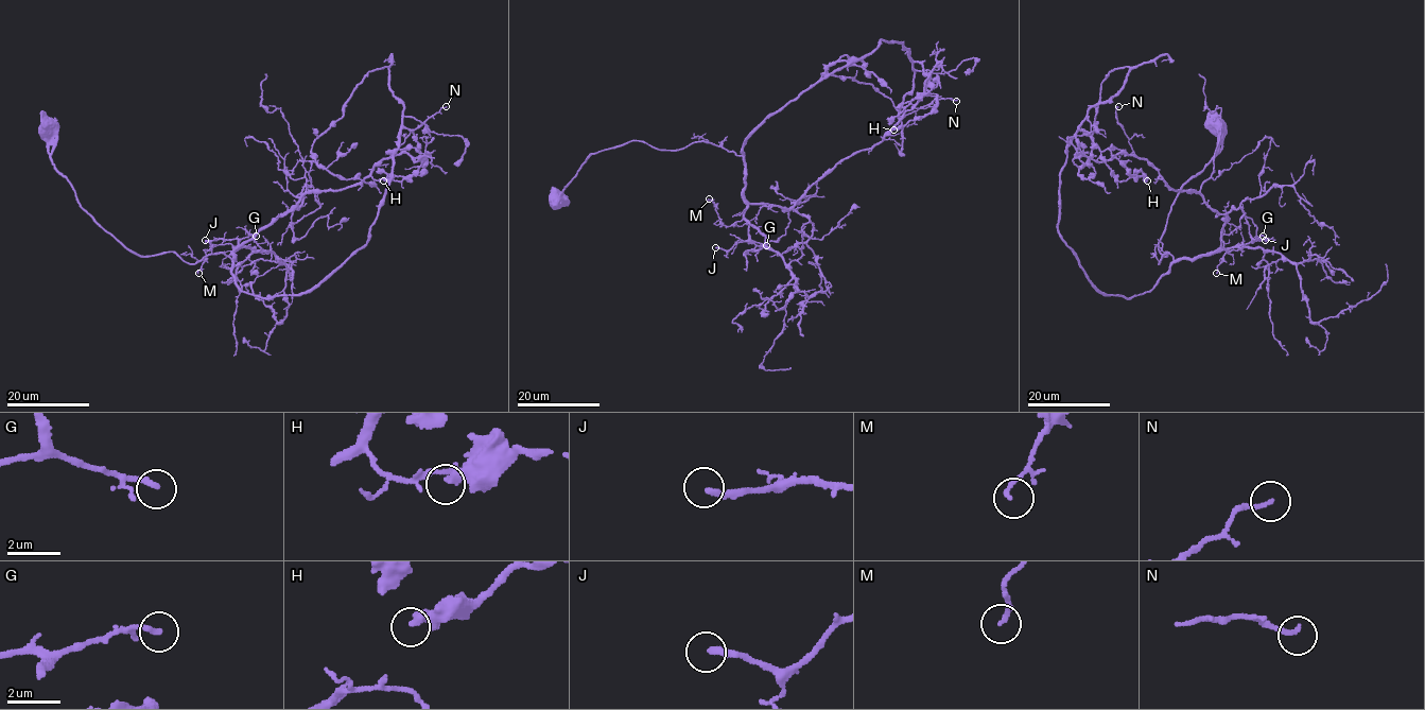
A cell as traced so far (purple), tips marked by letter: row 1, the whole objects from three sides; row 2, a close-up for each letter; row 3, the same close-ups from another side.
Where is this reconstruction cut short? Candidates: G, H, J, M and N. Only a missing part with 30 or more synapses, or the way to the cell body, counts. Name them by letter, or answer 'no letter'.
J

